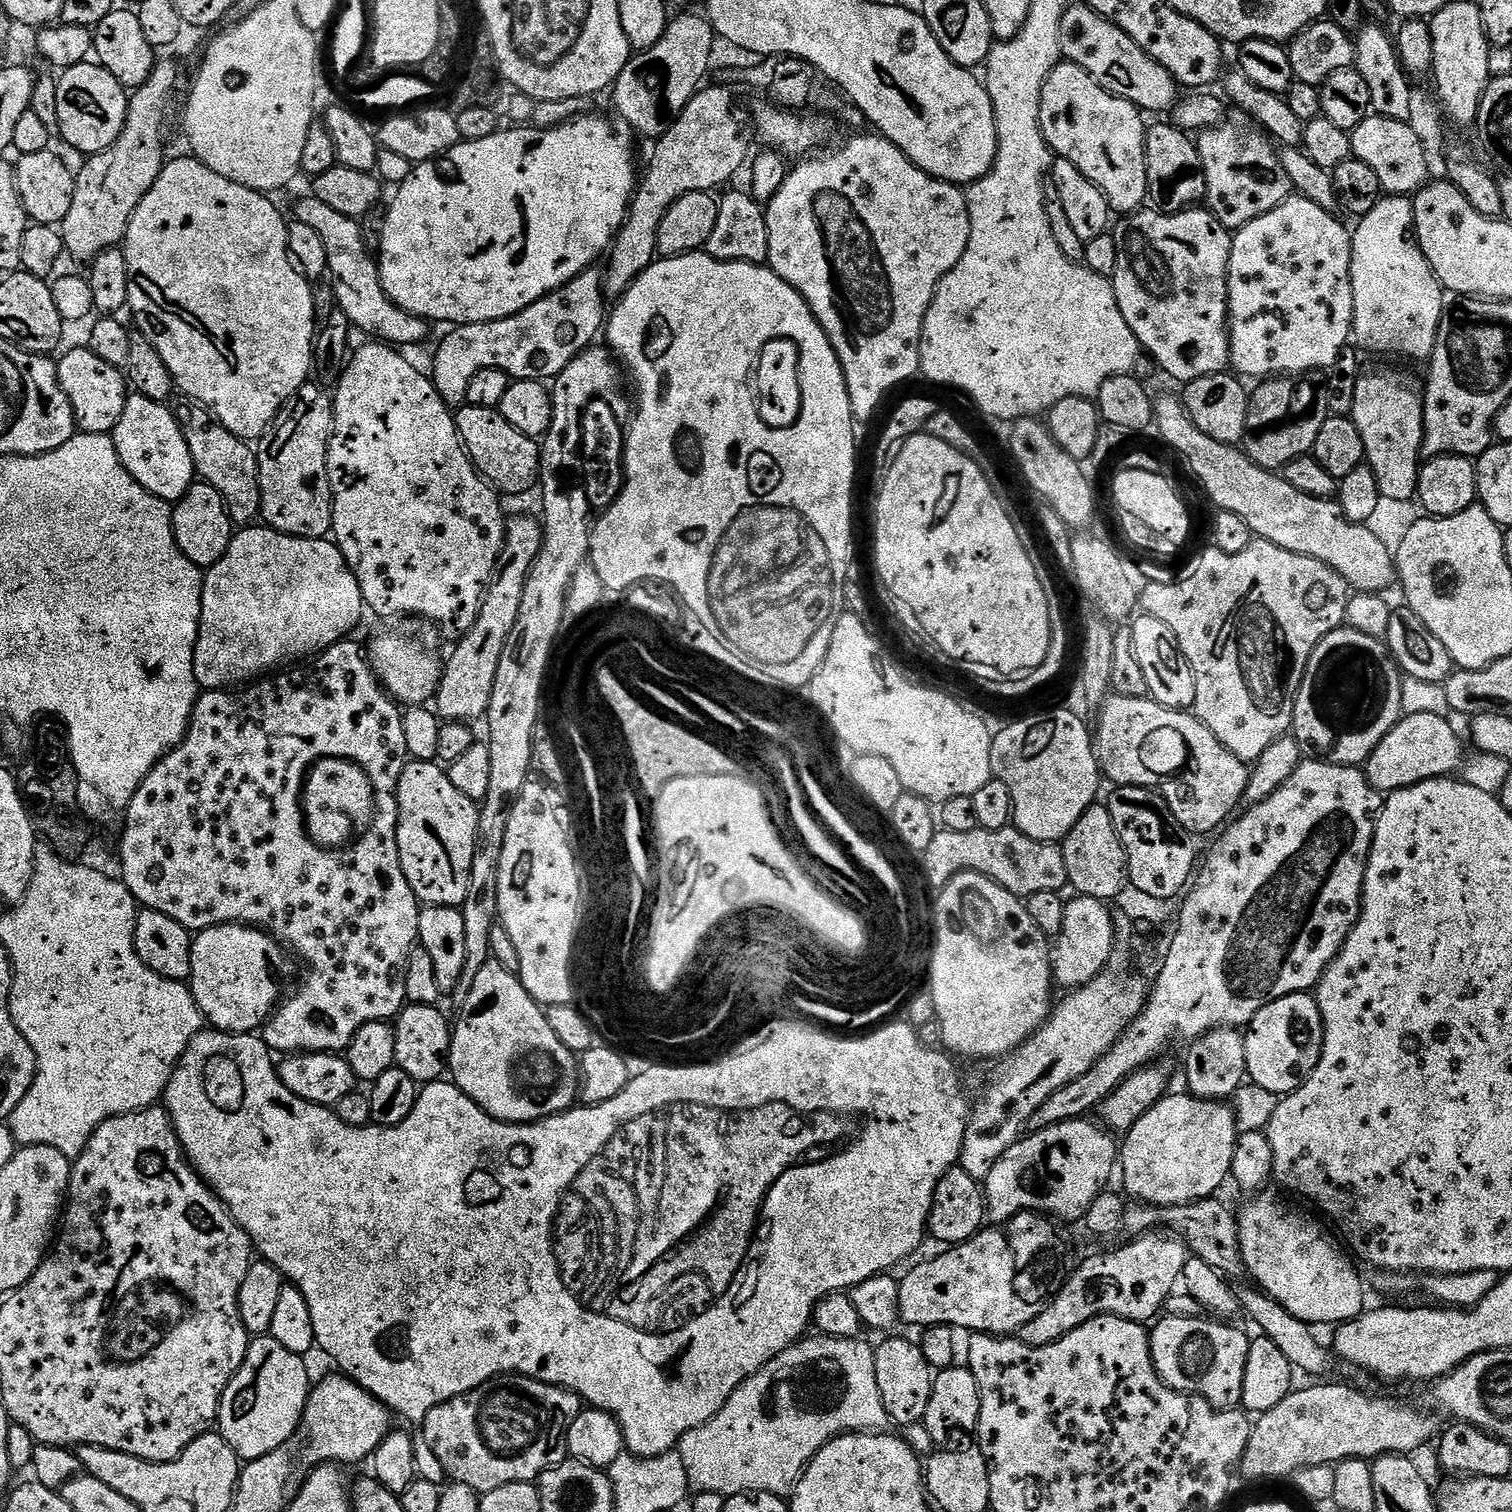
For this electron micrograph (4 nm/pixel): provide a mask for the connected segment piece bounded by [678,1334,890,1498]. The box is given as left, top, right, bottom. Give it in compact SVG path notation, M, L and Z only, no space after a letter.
M812 1334L807 1338L797 1340L785 1352L778 1354L768 1364L763 1364L753 1376L746 1378L746 1382L742 1382L738 1386L738 1390L734 1390L734 1394L730 1394L730 1398L724 1403L722 1410L718 1410L718 1414L714 1414L714 1418L710 1418L702 1426L690 1430L680 1439L678 1451L683 1464L686 1466L689 1489L693 1493L713 1492L725 1498L741 1496L744 1492L765 1492L781 1498L788 1498L795 1492L796 1483L800 1481L800 1476L810 1461L816 1457L818 1450L822 1450L822 1446L829 1444L835 1436L842 1436L845 1432L885 1431L889 1427L890 1421L886 1414L886 1406L882 1406L882 1394L878 1394L878 1378L874 1375L875 1357L873 1345L871 1343L868 1345L864 1338L843 1340L837 1336Z

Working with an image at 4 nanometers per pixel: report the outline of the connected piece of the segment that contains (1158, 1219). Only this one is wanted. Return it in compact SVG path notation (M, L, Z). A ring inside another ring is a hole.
M1220 1198L1196 1200L1192 1204L1179 1204L1169 1208L1157 1208L1154 1204L1136 1202L1127 1209L1126 1228L1129 1228L1132 1234L1151 1233L1159 1229L1156 1228L1159 1224L1164 1227L1161 1229L1179 1236L1187 1244L1191 1255L1202 1258L1202 1262L1214 1266L1225 1277L1236 1281L1248 1276L1248 1268L1244 1264L1240 1249L1240 1227L1237 1213L1231 1212L1220 1201Z

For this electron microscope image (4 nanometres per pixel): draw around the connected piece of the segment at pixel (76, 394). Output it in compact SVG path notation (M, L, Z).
M89 347L63 353L56 360L56 373L66 398L70 398L77 429L103 436L112 433L118 426L118 418L122 418L122 410L126 410L130 395L130 385L125 373L110 366L110 362L98 358L98 354L94 354Z

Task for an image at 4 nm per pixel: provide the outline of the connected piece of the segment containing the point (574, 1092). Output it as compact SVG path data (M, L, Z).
M488 959L486 964L482 966L482 970L479 970L475 975L474 986L471 987L469 997L466 998L466 1002L459 1012L460 1017L454 1020L452 1029L452 1045L448 1051L447 1071L450 1073L451 1083L457 1084L471 1100L478 1102L478 1106L482 1106L482 1110L486 1110L486 1114L507 1124L532 1124L535 1120L545 1120L547 1116L556 1116L559 1112L566 1112L577 1103L578 1089L582 1084L577 1053L566 1050L566 1046L562 1046L558 1034L554 1034L554 1029L550 1027L547 1011L537 1004L536 999L522 986L517 973L506 970L506 966L502 966L494 959Z

